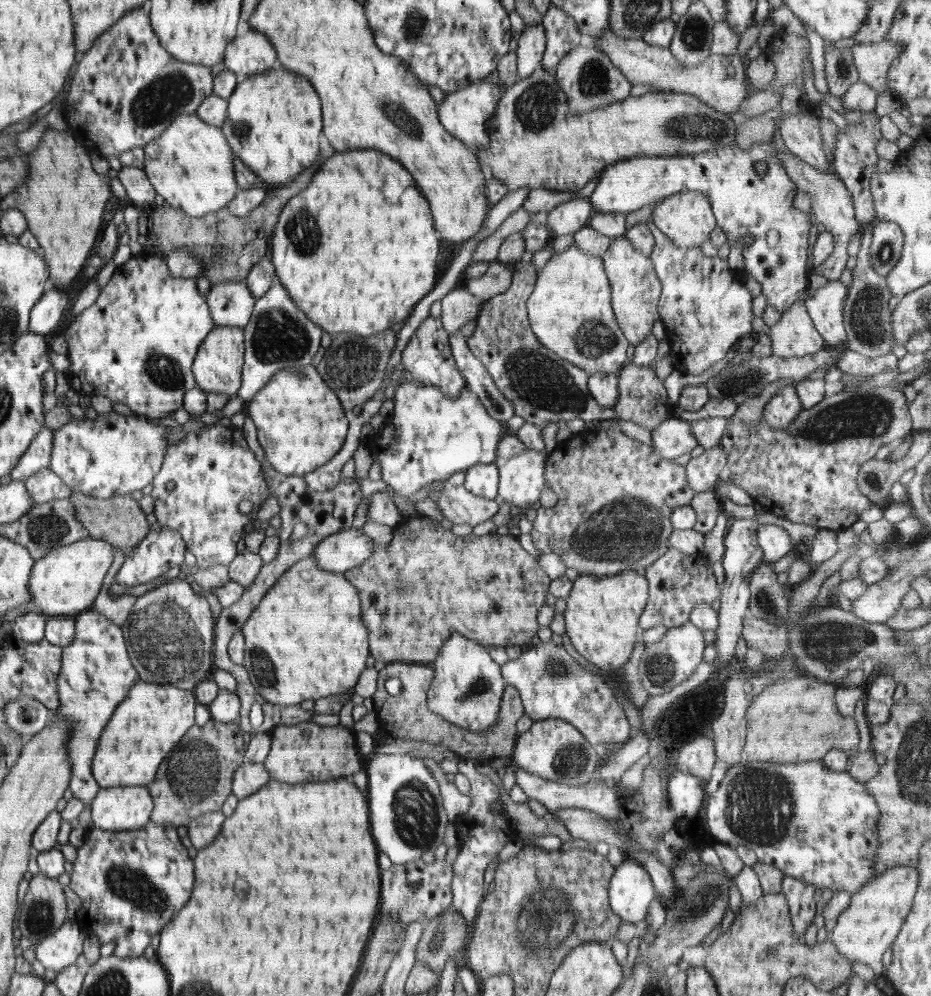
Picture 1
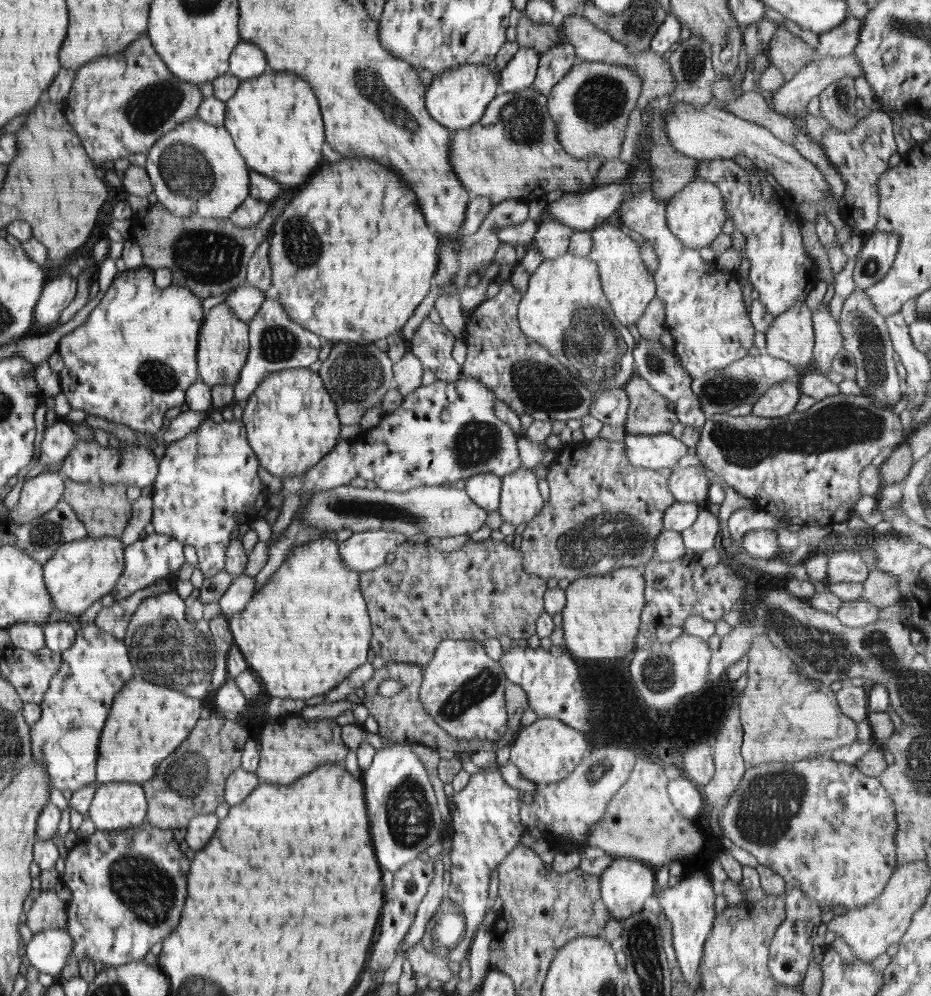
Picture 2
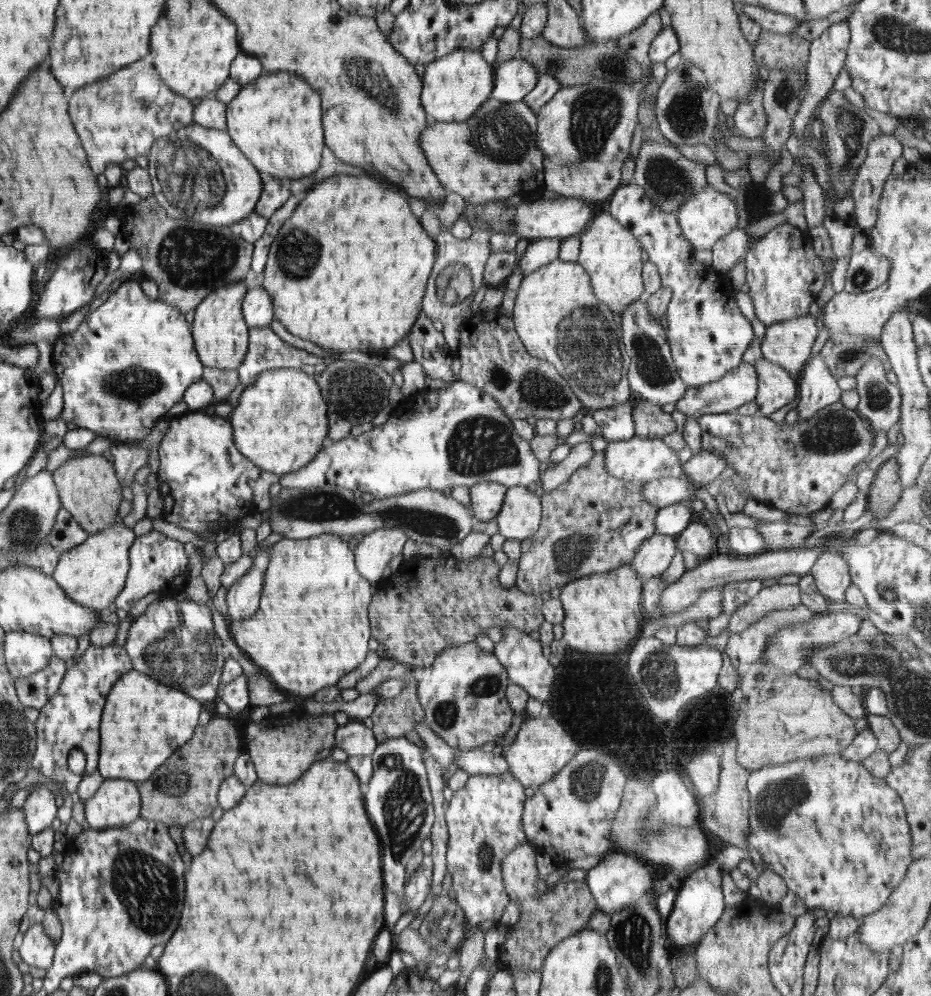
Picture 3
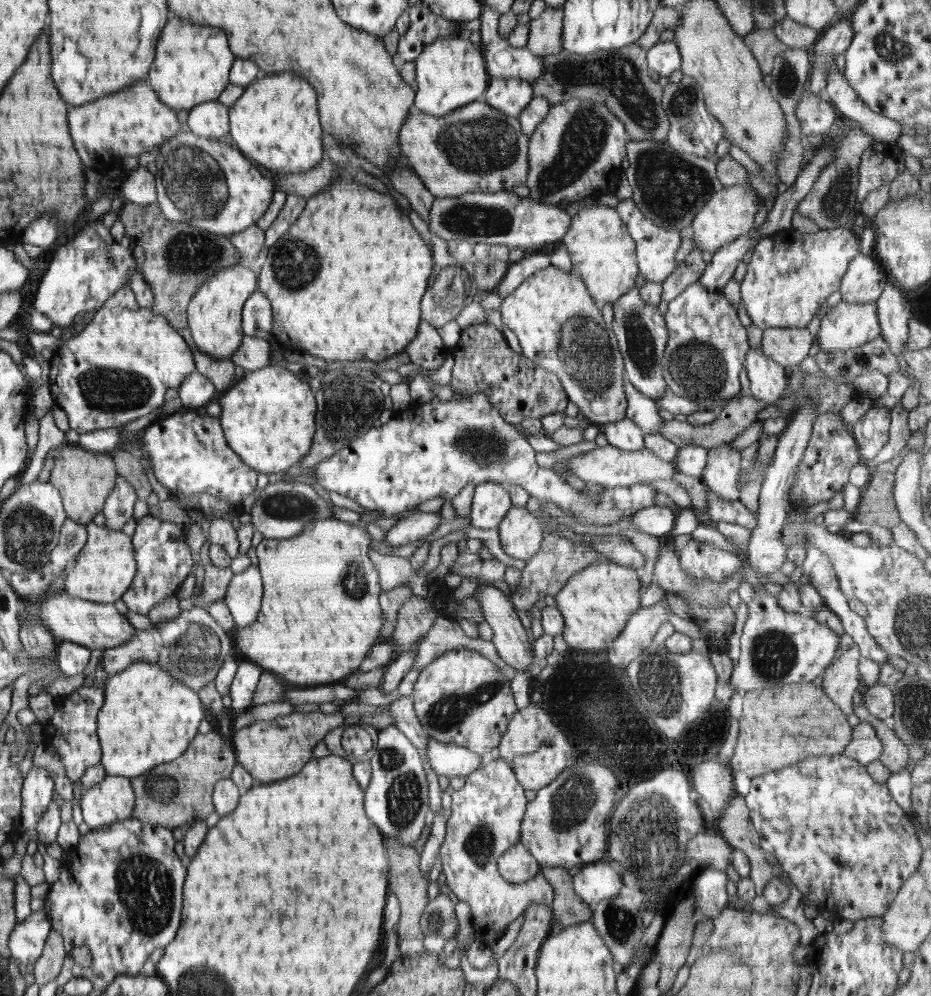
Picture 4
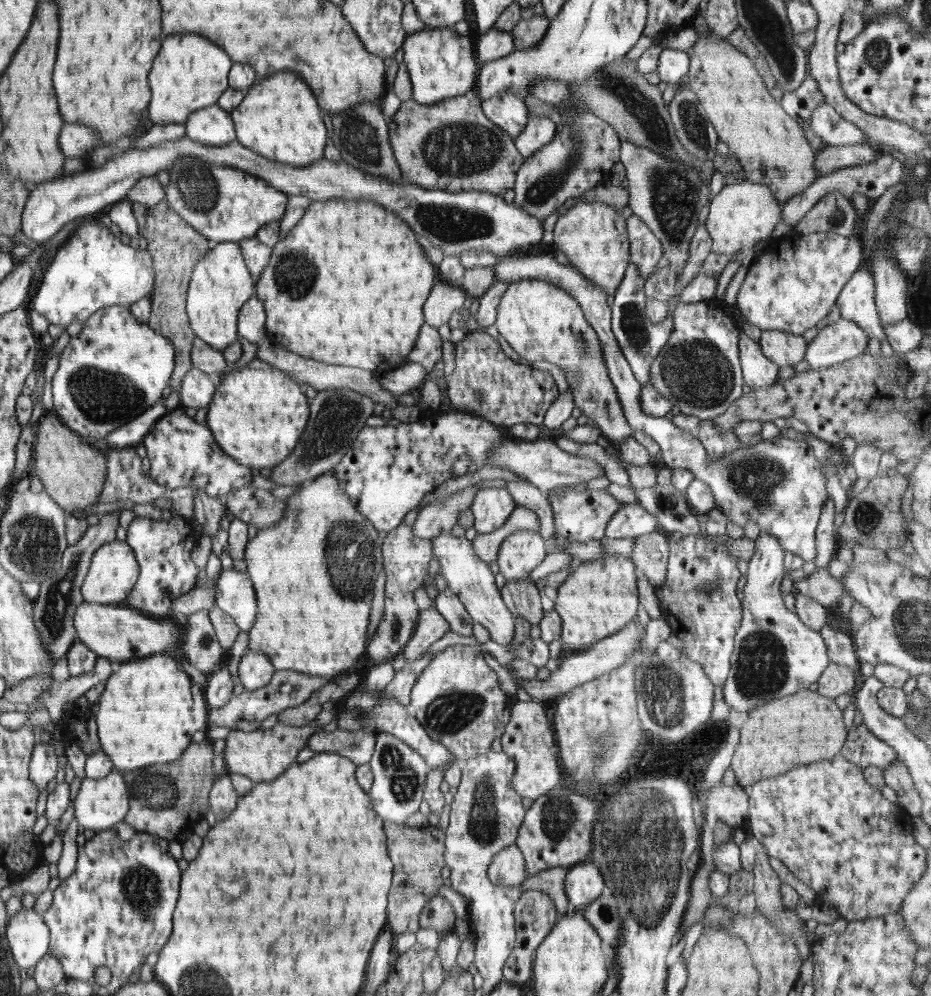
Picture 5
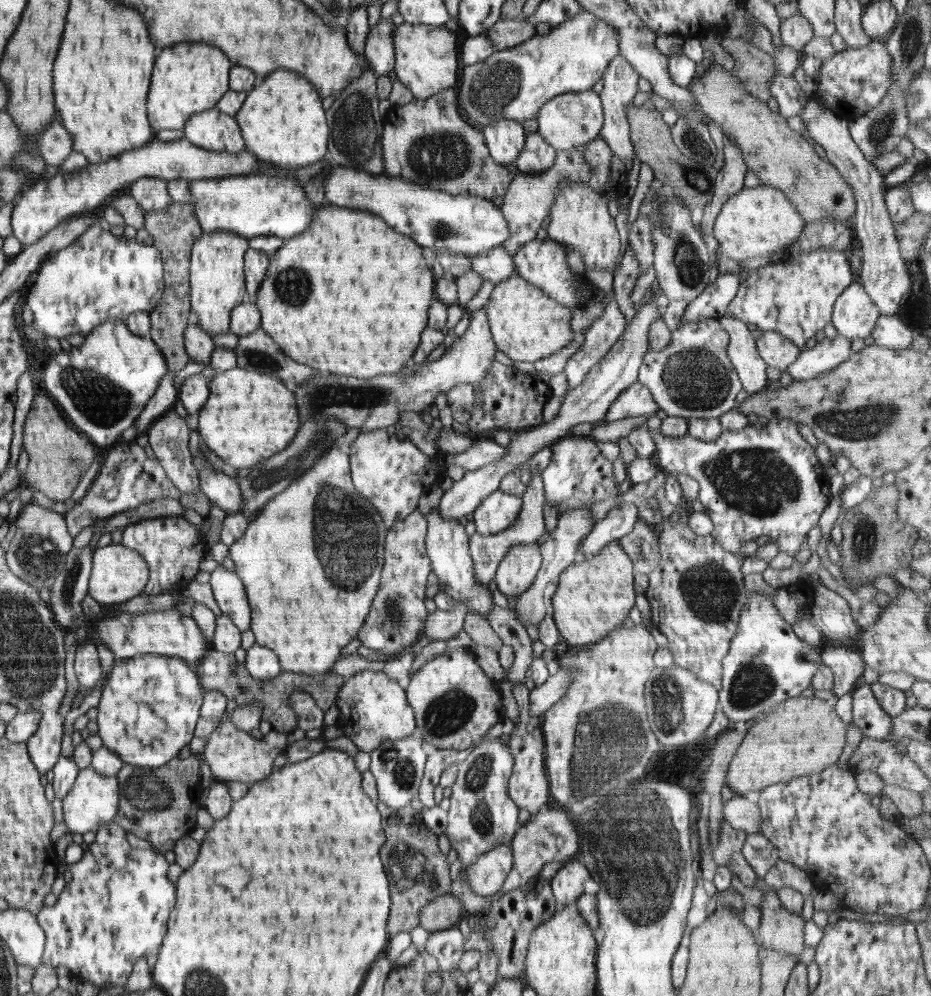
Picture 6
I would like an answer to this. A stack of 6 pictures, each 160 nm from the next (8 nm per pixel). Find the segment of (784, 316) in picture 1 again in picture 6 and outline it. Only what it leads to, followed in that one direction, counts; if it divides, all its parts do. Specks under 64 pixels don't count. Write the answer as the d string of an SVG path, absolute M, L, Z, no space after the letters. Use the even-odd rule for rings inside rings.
M763 332L755 343L759 355L766 361L767 366L780 371L786 371L802 351L780 333Z

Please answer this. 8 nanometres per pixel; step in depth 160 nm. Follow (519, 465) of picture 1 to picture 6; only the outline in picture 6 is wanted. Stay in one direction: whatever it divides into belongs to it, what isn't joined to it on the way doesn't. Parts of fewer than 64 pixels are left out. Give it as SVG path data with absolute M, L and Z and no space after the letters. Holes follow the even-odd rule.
M535 542L512 546L497 568L497 589L508 599L522 595L532 586L542 561L540 546Z

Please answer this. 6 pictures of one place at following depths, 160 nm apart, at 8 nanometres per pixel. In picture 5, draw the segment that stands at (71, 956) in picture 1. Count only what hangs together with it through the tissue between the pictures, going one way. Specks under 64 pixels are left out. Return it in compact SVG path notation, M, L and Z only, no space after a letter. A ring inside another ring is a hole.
M23 908L7 922L7 941L20 968L32 968L50 948L50 928L34 909Z

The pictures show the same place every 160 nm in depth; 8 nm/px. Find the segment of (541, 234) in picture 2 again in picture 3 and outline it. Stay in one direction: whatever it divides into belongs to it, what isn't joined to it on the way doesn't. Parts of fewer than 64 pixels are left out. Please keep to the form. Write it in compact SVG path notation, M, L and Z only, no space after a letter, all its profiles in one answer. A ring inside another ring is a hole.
M556 237L530 240L526 254L518 264L523 274L528 276L538 268L560 259L561 241L560 238Z

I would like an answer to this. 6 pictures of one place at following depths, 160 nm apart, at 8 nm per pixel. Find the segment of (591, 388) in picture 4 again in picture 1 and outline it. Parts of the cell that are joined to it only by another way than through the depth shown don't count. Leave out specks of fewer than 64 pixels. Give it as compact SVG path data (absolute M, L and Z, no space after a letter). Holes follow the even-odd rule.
M572 246L562 254L555 254L537 272L534 290L526 303L530 326L538 340L558 357L579 366L580 370L585 370L589 374L596 374L597 371L600 374L619 374L622 367L630 362L626 351L630 348L630 343L615 319L609 280L605 271L602 258L588 255Z

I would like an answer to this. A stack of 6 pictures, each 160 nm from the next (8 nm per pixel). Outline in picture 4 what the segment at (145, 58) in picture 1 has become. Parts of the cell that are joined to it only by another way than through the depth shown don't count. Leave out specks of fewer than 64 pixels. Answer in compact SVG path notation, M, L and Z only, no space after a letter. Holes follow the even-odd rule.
M147 79L139 80L116 93L106 94L86 105L75 106L68 111L68 123L71 124L76 151L84 166L89 168L109 163L117 157L131 163L141 154L152 152L154 148L166 143L185 128L180 125L178 114L160 102Z

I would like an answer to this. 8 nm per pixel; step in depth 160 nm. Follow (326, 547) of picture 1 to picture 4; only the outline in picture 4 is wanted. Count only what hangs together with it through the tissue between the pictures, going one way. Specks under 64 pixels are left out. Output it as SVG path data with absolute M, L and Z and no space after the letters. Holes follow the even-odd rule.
M414 513L390 527L384 541L388 546L402 546L408 542L428 539L433 537L433 532L439 531L443 525L444 520L438 513Z

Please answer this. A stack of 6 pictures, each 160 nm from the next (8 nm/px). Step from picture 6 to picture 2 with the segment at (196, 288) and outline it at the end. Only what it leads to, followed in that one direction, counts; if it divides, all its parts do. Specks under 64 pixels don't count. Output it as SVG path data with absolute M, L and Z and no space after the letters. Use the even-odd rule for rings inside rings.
M226 303L215 304L208 314L204 315L197 345L198 380L209 387L234 386L249 353L249 323L242 322Z

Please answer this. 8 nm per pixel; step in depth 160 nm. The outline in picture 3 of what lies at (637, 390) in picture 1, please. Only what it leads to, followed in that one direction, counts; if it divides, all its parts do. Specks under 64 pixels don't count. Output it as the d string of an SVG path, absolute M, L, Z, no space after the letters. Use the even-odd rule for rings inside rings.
M634 399L633 419L635 436L638 438L661 439L663 436L676 431L676 422L670 413L664 413L662 406L646 400Z

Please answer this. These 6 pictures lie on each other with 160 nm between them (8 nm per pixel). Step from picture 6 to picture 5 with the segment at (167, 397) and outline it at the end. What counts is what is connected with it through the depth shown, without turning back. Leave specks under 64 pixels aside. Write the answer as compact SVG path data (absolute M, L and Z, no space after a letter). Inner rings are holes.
M160 398L156 404L152 404L142 415L132 419L127 425L113 430L105 438L110 449L124 449L140 444L151 428L170 410L164 405L164 398Z

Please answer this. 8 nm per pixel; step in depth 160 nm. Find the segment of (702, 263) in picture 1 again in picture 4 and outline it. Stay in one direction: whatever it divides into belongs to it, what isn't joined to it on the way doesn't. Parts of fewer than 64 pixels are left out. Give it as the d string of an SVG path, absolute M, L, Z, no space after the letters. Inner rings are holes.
M628 199L620 201L616 207L617 213L627 226L628 232L635 242L636 247L636 261L638 261L638 269L642 278L646 281L656 283L664 283L680 262L676 262L675 256L682 244L682 234L680 232L672 232L672 229L666 230L661 226L656 226L654 222L648 220L644 216L639 206L636 206L634 200ZM698 281L690 286L686 287L686 290L676 298L673 298L668 305L668 311L665 316L661 317L660 320L666 324L667 331L669 332L669 337L667 345L663 354L663 375L667 384L667 390L670 393L673 393L675 396L686 397L696 403L713 403L713 404L701 404L701 408L709 408L710 411L713 411L716 403L720 401L728 401L728 399L733 399L740 393L740 372L742 372L742 365L745 362L746 353L749 351L750 346L748 345L748 339L746 336L746 327L744 327L737 315L737 308L731 304L731 302L721 294L719 295L716 292L708 292Z

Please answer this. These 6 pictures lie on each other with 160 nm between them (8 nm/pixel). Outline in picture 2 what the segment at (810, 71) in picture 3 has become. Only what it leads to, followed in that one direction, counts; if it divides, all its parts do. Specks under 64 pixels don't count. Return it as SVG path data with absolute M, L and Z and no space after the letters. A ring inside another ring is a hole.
M848 17L843 20L836 28L832 27L829 31L818 35L818 56L827 58L844 57L853 52L858 44L859 32L863 18Z

